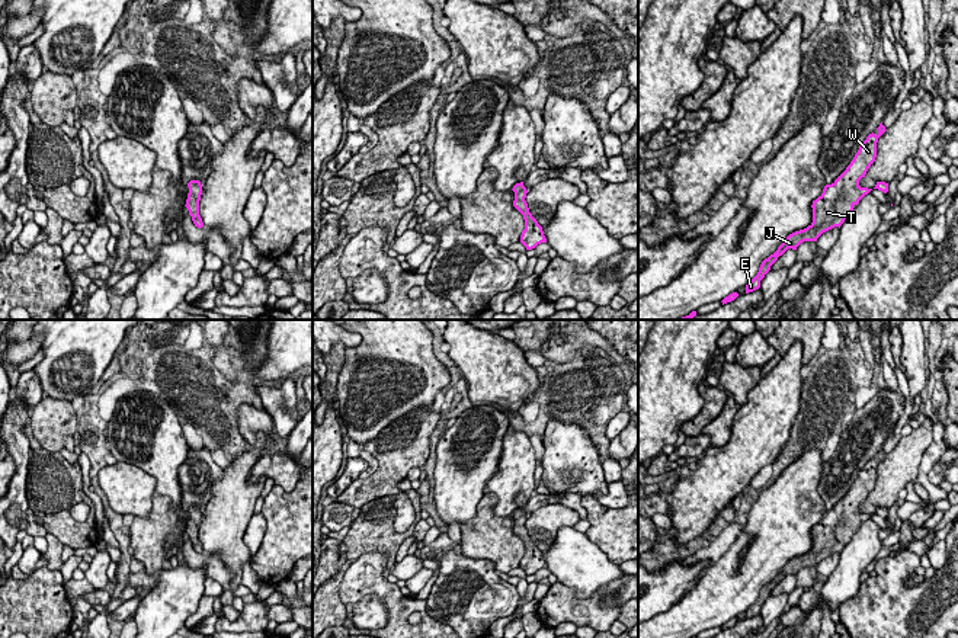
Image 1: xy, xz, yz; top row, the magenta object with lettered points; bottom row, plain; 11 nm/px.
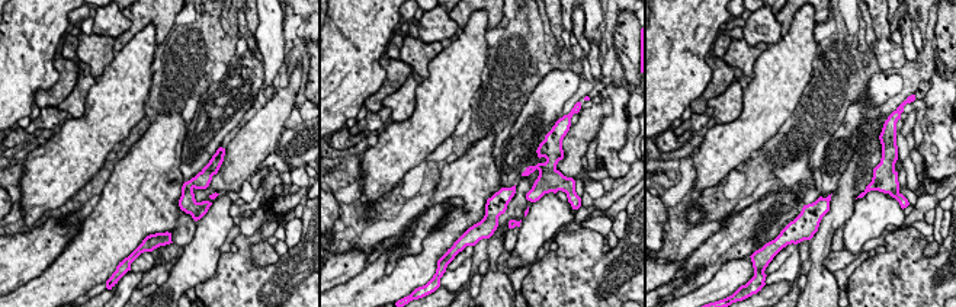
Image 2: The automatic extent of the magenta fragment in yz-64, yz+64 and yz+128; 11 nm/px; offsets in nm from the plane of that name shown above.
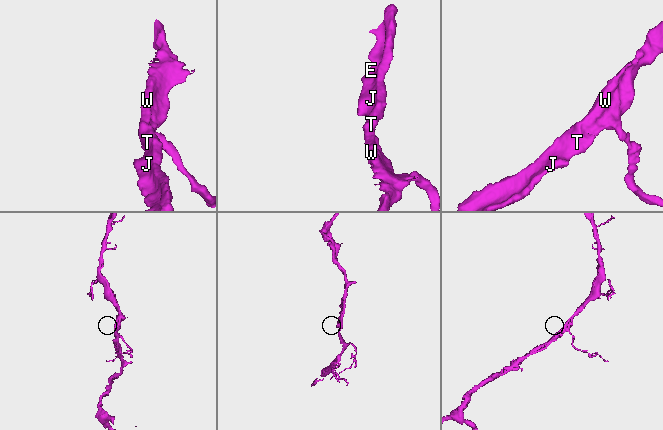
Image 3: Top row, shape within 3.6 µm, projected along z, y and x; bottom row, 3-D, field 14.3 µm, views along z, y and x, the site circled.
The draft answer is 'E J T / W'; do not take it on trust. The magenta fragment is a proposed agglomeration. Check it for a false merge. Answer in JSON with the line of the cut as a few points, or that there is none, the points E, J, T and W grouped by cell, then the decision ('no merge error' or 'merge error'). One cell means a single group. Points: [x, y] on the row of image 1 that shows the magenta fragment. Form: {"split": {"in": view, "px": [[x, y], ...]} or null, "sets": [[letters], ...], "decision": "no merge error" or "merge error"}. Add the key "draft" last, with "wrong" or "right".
{"split": null, "sets": [["E", "J", "T", "W"]], "decision": "no merge error", "draft": "wrong"}

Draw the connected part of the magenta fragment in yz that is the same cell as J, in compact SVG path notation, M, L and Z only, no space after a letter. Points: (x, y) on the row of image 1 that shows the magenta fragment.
M882 122L877 129L877 135L874 132L869 134L859 145L846 170L832 185L826 185L823 193L813 201L813 222L807 228L789 234L778 250L762 262L757 275L746 285L746 294L760 288L760 280L770 270L770 266L788 249L797 250L801 243L817 241L823 233L834 227L840 228L852 214L853 206L872 190L861 187L859 180L865 177L868 169L875 161L878 138L887 131Z

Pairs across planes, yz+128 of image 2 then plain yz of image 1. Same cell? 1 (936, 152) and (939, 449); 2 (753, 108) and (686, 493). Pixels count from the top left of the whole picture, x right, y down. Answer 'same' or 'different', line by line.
1: same
2: same

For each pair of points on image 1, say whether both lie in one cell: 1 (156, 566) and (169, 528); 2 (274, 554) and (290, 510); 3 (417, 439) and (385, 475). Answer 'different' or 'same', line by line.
1: same
2: same
3: same

